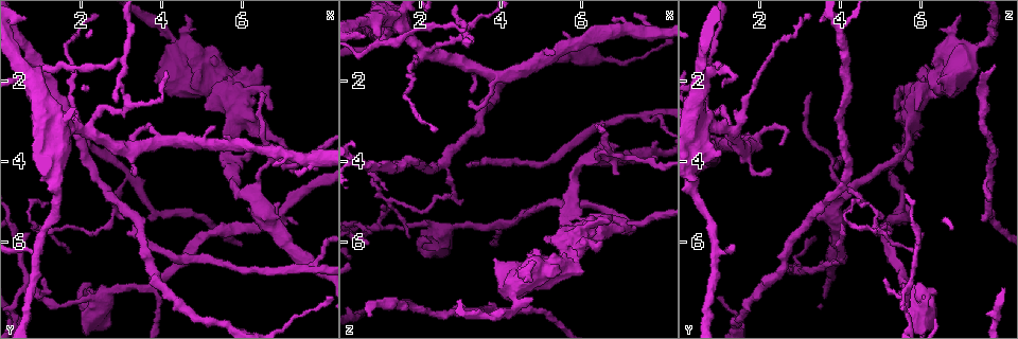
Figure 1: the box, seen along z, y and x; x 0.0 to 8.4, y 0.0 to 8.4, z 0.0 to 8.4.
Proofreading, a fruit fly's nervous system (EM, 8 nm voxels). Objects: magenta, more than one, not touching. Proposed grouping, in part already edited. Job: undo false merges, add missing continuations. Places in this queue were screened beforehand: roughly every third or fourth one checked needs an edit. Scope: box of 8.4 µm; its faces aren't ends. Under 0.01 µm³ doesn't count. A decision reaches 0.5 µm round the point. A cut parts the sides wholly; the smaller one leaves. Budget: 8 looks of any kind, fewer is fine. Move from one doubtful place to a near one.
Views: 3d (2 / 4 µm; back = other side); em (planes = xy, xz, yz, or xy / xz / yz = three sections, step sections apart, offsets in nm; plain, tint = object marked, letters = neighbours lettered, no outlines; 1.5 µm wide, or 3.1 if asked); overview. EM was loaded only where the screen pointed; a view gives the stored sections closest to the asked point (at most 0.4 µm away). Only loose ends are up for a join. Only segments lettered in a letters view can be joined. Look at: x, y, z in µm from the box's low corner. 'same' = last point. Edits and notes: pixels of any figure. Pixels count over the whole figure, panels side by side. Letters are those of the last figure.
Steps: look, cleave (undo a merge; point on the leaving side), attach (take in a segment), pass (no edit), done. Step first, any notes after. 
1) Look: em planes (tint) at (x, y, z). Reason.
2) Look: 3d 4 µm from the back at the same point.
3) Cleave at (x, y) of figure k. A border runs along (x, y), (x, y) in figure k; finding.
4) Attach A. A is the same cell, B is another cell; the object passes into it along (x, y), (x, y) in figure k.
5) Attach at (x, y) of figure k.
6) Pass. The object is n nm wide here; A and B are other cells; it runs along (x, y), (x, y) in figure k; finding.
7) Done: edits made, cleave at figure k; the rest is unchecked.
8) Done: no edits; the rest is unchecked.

Look: 3d 2 µm at (7.40, 5.55, 5.65). Branch stops here.

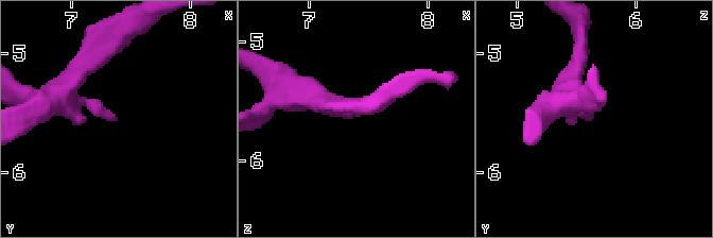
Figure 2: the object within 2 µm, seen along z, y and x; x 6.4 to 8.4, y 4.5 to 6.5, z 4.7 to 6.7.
Look: em planes (letters) at (7.38, 5.54, 5.64).

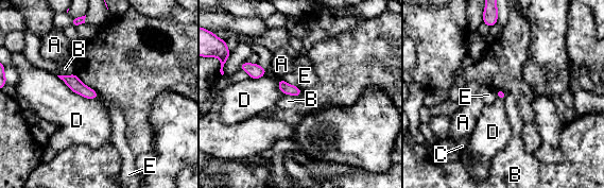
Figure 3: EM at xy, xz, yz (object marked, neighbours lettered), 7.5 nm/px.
Pass. A, B, C, D and E are other cells; a border runs along (74, 72), (57, 75) in figure 3; none of them fits.

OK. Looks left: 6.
Look: 3d 2 µm at (3.20, 2.60, 0.70). A fork.

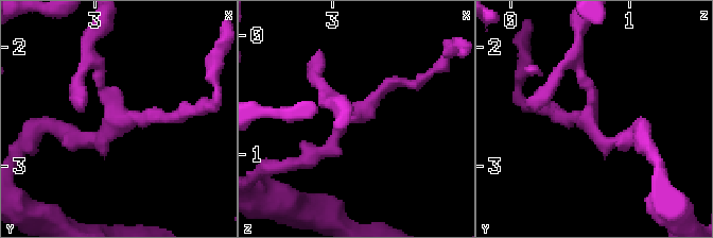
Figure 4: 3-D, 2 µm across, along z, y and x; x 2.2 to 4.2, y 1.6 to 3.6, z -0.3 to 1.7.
Look: em planes (letters) at (3.20, 2.60, 0.64).

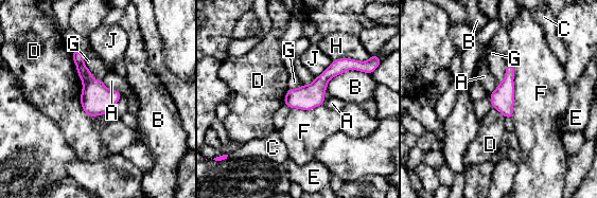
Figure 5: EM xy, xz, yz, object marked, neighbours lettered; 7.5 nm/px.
Cleave at (78, 58) of figure 5. A, B, C, D, E, F, G, H and J are other cells; a border runs along (82, 62), (76, 66) in figure 5; a second neuron is stuck on.

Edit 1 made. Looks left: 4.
Look: overview.

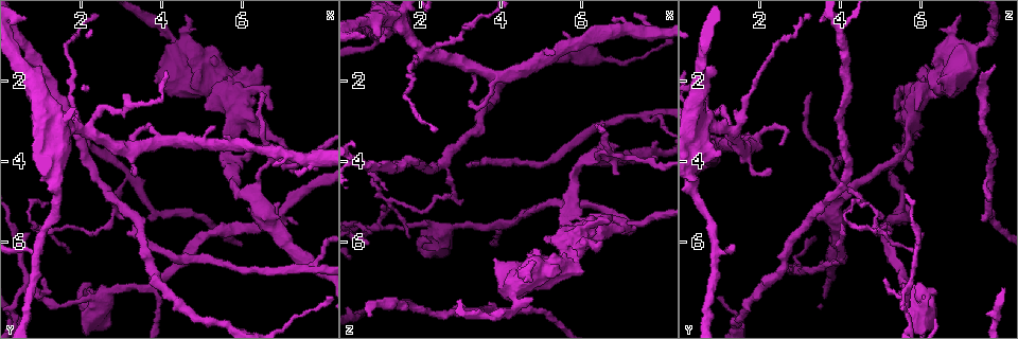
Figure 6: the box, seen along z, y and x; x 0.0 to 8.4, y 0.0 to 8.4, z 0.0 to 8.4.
Look: em xz step 4 (letters) at (3.35, 5.55, 4.00). Branch stops here.

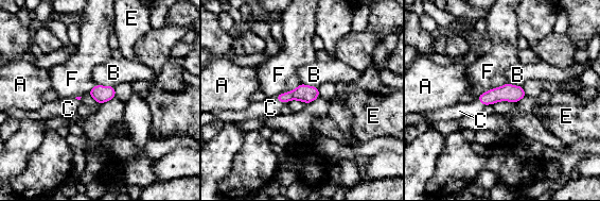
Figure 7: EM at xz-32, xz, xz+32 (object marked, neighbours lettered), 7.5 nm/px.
Attach at (459, 111) of figure 7. C is the same cell, A, B, E and F are other cells; the object passes into it along (510, 93), (481, 102), (459, 111) in figure 7; it goes on there.

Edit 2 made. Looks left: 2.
Done: edits made, cleave at figure 5, attach at figure 7; the rest is unchecked.

